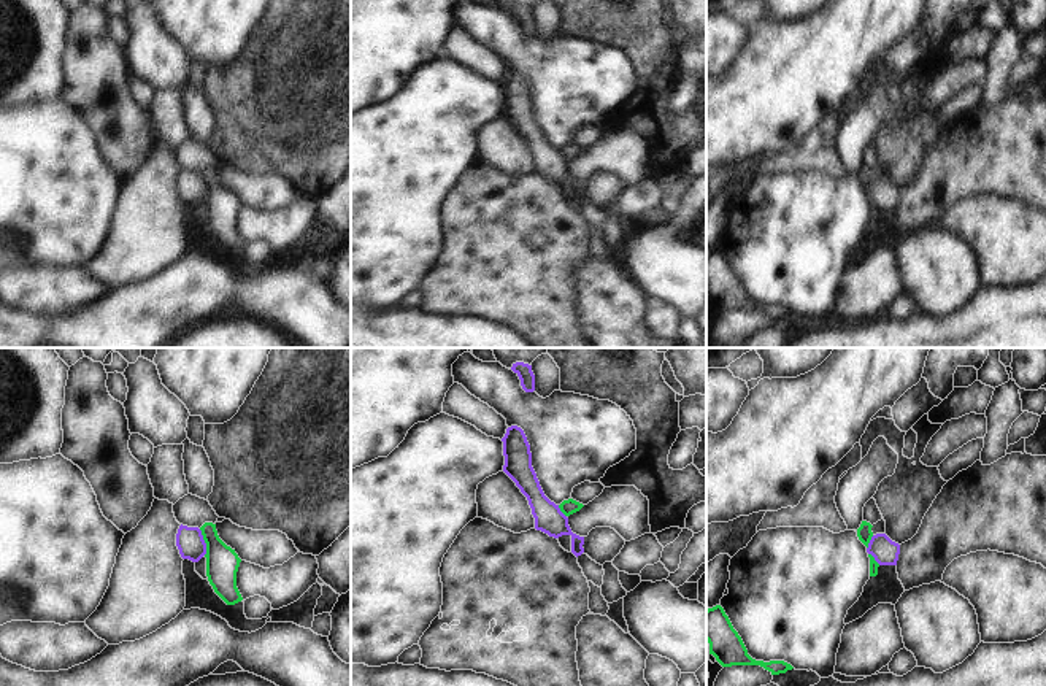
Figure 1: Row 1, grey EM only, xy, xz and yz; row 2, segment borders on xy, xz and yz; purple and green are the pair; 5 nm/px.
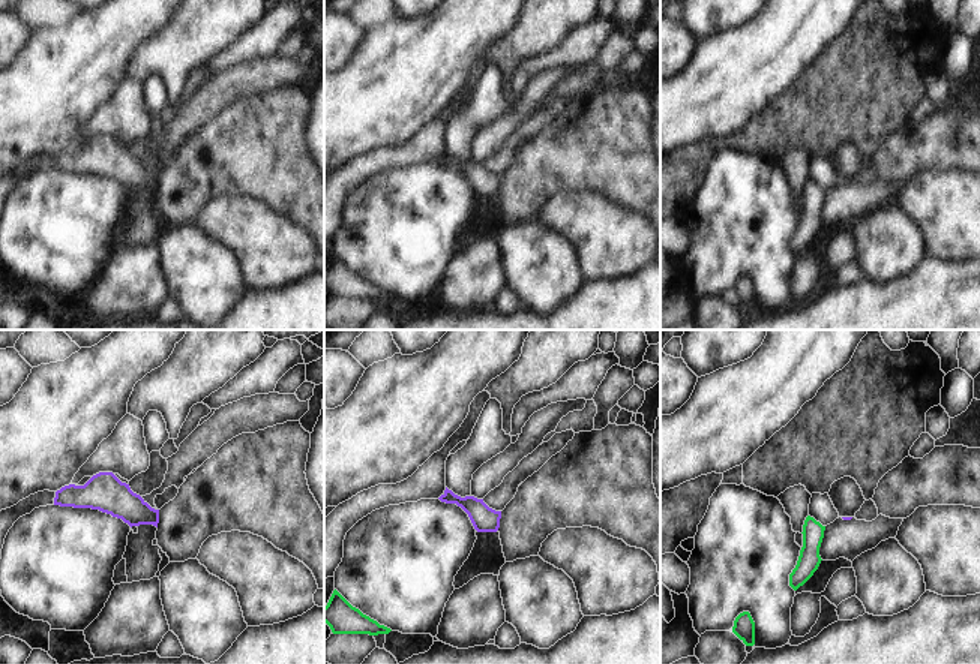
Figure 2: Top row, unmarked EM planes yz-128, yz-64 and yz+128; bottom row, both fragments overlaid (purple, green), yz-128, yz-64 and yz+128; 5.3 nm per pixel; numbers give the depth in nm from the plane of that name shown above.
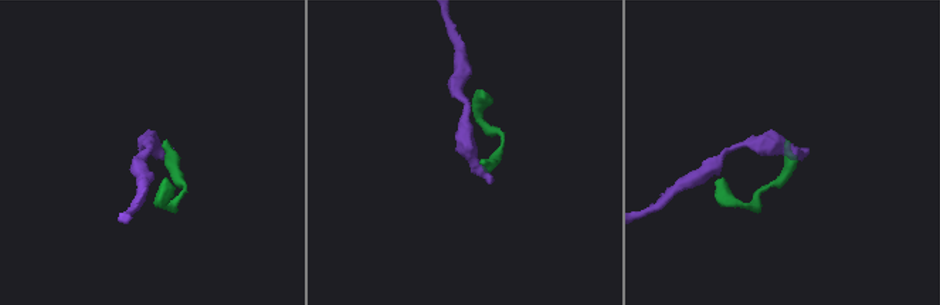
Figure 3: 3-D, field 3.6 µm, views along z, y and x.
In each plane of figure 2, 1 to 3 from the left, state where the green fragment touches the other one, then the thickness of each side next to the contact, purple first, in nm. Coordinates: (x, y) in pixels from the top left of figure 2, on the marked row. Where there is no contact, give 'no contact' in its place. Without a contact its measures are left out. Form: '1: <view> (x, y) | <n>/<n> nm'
1: no contact
2: no contact
3: no contact

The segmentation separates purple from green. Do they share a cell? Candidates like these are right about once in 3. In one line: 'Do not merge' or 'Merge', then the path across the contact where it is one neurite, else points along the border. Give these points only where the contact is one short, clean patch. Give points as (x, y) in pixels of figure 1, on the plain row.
Do not merge. Boundary: xy (199, 173), (205, 188), (205, 199)

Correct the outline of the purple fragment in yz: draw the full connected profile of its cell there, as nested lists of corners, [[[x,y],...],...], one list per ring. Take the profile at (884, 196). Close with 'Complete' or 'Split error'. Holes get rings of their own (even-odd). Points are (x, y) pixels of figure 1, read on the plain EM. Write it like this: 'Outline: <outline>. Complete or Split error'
Outline: [[[886,178],[871,181],[867,197],[875,202],[879,210],[897,210],[900,189],[892,186]]]. Complete

